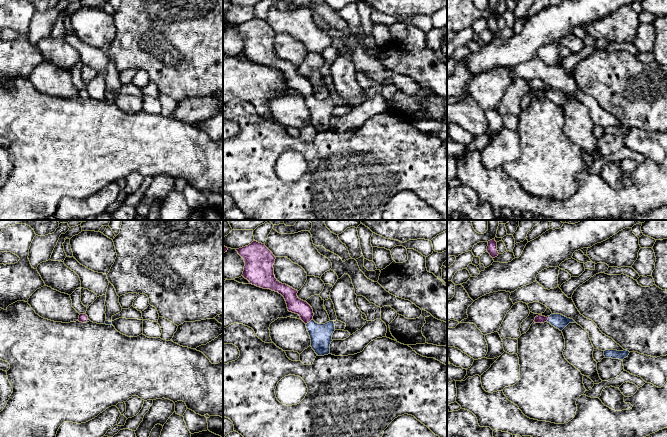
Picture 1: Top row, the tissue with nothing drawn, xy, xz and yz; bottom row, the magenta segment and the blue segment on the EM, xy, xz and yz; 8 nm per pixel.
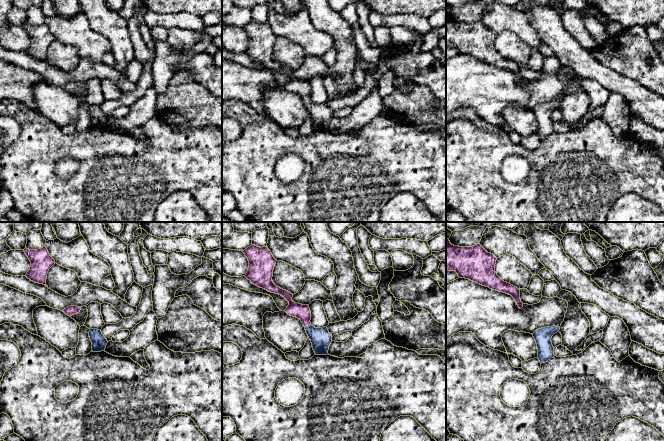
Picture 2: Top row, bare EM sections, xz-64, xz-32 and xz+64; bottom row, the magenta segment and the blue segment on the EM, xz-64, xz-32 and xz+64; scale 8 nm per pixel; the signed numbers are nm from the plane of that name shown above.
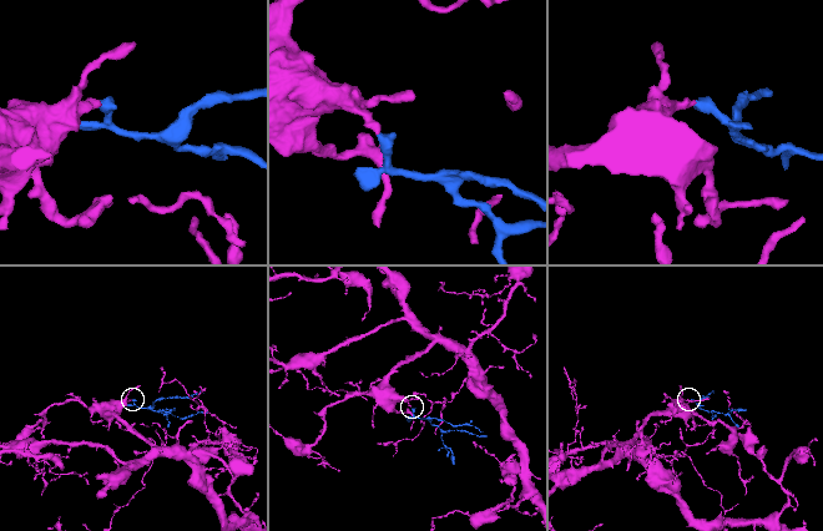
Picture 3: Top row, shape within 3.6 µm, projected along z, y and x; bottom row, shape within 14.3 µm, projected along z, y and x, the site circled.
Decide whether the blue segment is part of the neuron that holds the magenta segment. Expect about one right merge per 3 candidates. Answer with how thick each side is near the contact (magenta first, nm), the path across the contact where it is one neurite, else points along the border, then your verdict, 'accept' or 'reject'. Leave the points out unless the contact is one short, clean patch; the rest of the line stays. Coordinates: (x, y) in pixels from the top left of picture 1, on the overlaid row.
130/180 nm | across xz (295, 305), (309, 321), (320, 334) | accept

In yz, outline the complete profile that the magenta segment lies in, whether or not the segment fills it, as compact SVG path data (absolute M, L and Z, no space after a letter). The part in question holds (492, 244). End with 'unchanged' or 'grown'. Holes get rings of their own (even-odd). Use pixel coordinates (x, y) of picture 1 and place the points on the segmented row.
M495 239L488 241L487 252L492 258L498 256L499 253L497 251L497 242L495 241Z; unchanged

